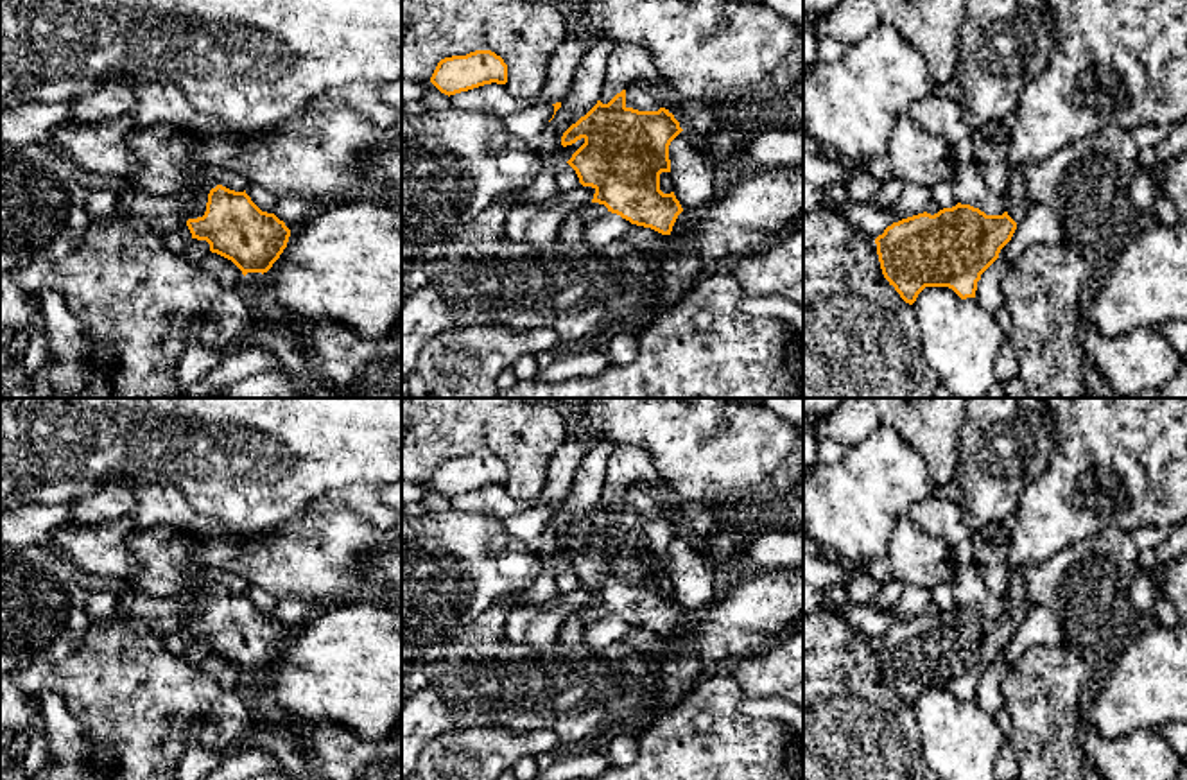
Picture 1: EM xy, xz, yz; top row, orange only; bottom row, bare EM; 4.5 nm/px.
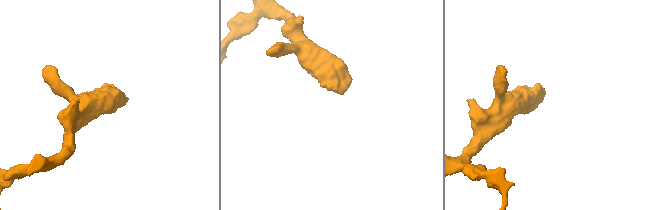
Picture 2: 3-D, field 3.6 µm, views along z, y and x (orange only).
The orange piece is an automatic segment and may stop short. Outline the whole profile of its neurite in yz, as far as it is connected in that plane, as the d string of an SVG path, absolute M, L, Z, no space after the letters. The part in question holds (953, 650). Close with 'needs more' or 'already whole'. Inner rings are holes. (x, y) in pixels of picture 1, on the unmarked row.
M1009 568L1009 594L1002 617L986 617L979 610L957 604L931 617L927 613L893 624L875 640L884 680L900 699L913 706L925 689L949 689L961 701L975 699L981 676L999 660L1011 642L1017 626L1027 619L1033 606L1022 568Z | needs more

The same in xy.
M194 563L181 565L185 586L190 597L186 604L186 628L192 640L206 642L210 653L231 662L246 678L247 674L267 674L287 649L290 631L274 615L262 613L244 594L230 592L210 583Z | needs more

